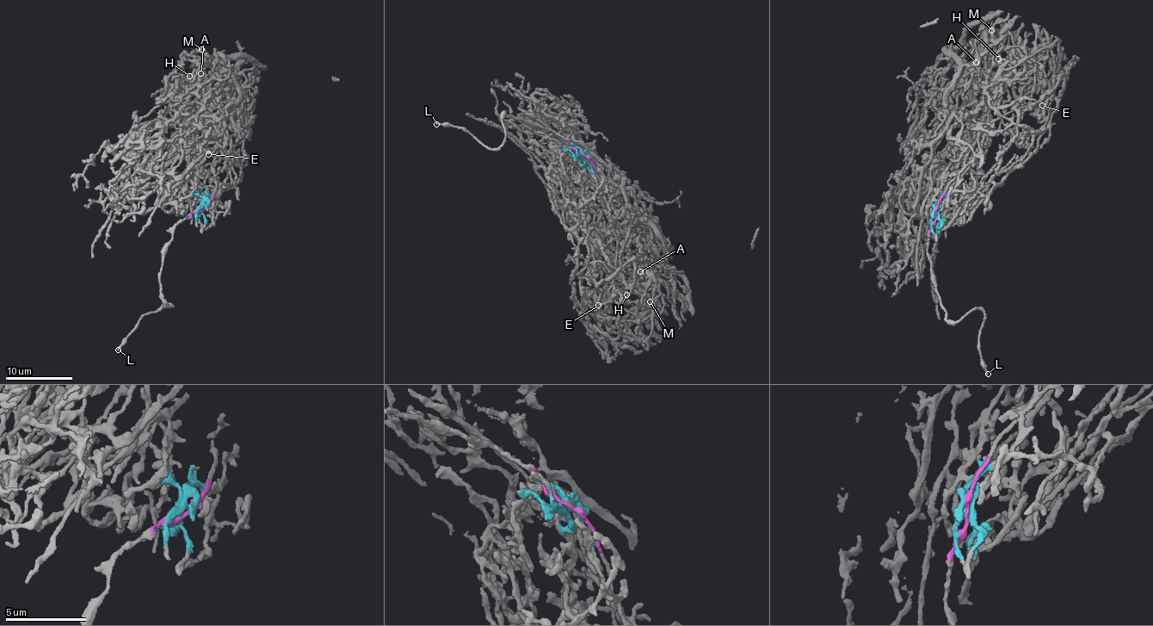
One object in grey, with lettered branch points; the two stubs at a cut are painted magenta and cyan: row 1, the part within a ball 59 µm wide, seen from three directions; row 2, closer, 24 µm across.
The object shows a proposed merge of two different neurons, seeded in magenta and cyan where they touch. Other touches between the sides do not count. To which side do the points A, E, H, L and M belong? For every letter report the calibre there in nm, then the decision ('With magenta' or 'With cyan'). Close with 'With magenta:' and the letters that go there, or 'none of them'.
A: Thickness 280 nm. With cyan
E: Thickness 190 nm. With cyan
H: Thickness 360 nm. With cyan
L: Thickness 220 nm. With magenta
M: Thickness 120 nm. With cyan
With magenta: L

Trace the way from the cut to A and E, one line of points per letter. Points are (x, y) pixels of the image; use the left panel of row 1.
A: (206, 205), (187, 176), (184, 152), (214, 101), (200, 89), (200, 67), (213, 57), (214, 71), (201, 73)
E: (206, 205), (205, 196), (231, 181), (230, 165), (236, 162), (243, 174), (249, 158), (245, 164), (208, 154)

